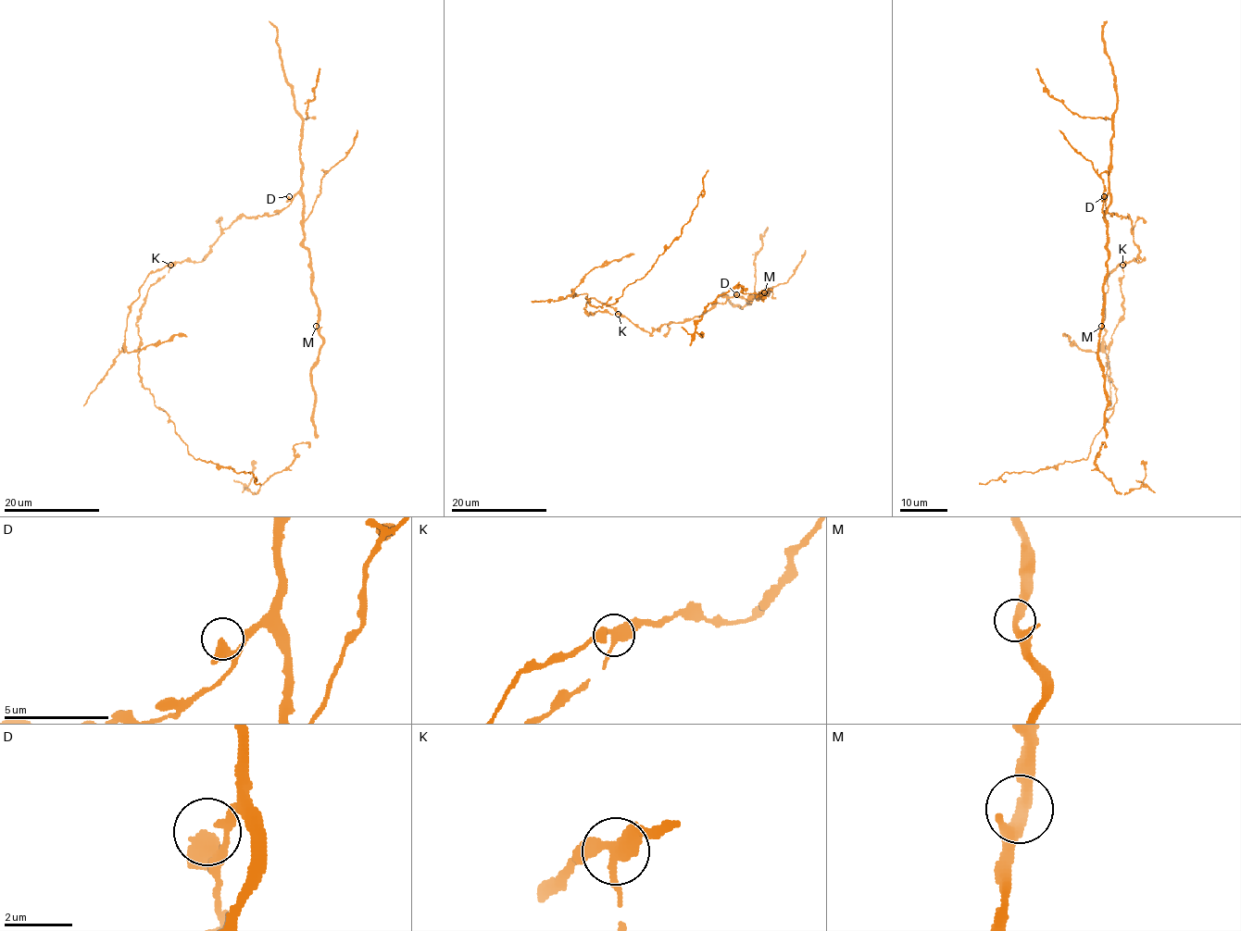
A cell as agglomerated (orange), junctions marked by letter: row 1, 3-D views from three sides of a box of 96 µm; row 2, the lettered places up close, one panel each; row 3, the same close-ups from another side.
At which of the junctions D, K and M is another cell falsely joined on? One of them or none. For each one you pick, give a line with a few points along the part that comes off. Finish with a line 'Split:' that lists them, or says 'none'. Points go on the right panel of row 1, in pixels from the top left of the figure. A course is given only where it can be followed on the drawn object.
K: Course of the part to remove: (1122, 266), (1108, 279), (1109, 291), (1103, 297), (1105, 334), (1099, 350), (1086, 352), (1064, 334), (1063, 337)
Split: K

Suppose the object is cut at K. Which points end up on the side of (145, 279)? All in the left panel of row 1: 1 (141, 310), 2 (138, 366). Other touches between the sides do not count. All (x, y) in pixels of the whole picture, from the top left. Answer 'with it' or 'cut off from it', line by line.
1: cut off from it
2: cut off from it

